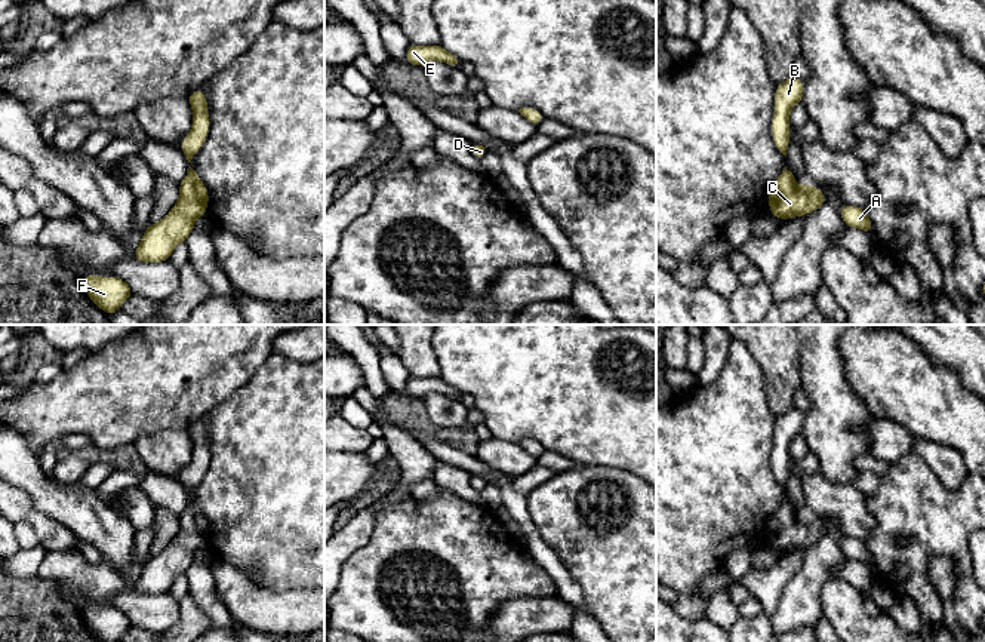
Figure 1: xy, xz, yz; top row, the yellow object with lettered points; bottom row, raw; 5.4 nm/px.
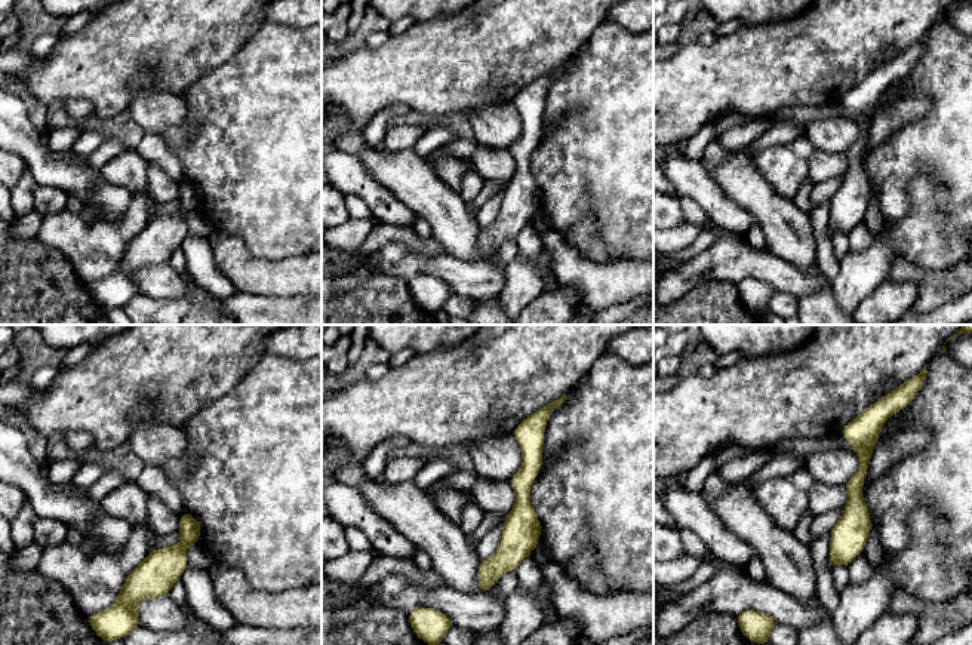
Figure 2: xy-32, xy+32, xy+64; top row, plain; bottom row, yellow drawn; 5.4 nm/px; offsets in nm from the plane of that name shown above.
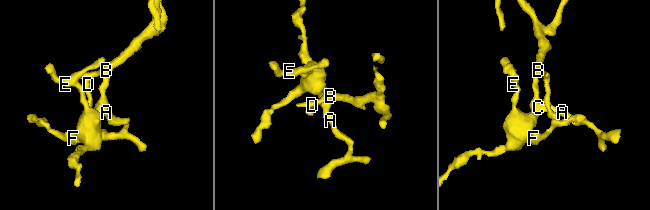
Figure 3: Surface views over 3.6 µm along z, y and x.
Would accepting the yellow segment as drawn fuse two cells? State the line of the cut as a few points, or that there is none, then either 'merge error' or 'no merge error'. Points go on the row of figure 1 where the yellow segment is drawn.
cut none; no merge error

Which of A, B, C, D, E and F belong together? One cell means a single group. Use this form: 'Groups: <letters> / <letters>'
Groups: A B C D E F

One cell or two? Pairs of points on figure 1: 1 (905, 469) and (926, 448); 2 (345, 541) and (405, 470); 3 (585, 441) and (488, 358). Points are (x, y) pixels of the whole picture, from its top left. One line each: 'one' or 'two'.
1: two
2: one
3: one

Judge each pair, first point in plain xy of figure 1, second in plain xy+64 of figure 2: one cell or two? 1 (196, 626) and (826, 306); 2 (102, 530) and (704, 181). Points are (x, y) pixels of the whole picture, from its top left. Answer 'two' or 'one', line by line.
1: two
2: two

